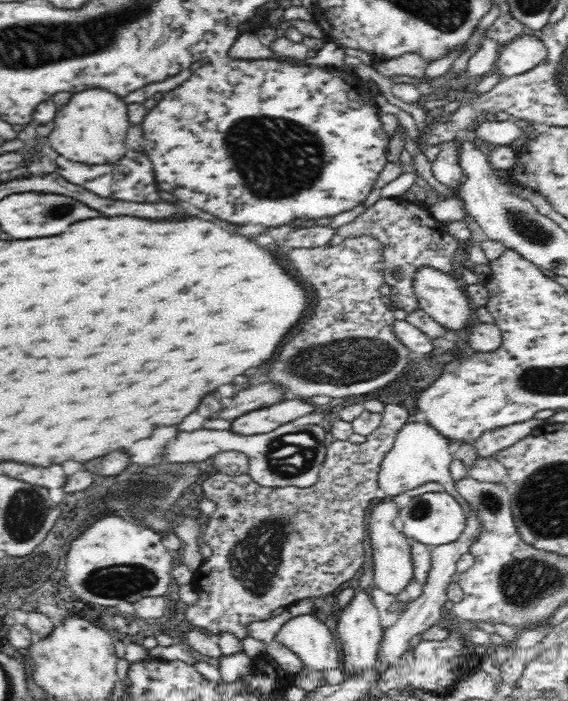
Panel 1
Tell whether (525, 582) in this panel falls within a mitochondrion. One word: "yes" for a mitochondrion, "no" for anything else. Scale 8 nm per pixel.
yes

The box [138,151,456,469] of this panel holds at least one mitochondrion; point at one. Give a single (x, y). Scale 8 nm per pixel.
(344, 363)

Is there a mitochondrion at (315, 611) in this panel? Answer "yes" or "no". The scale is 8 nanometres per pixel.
no

